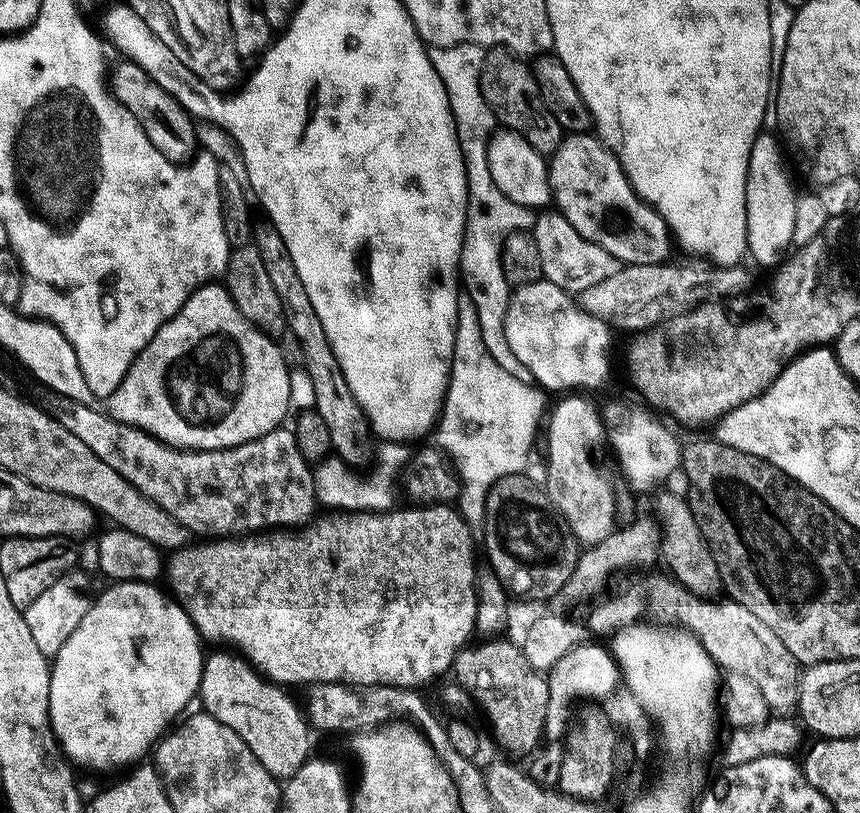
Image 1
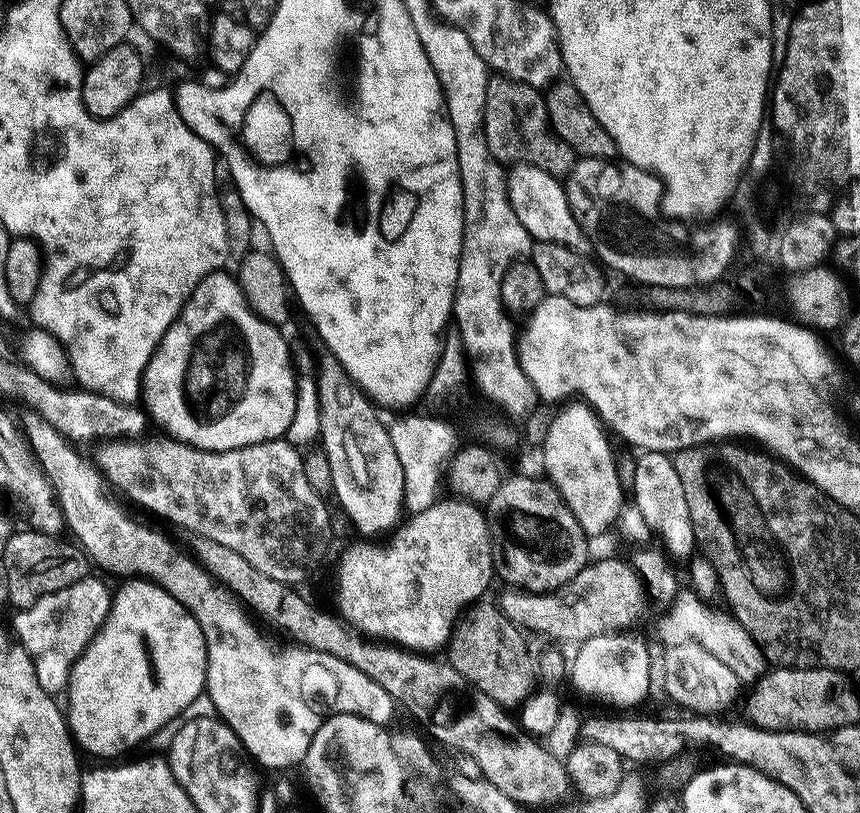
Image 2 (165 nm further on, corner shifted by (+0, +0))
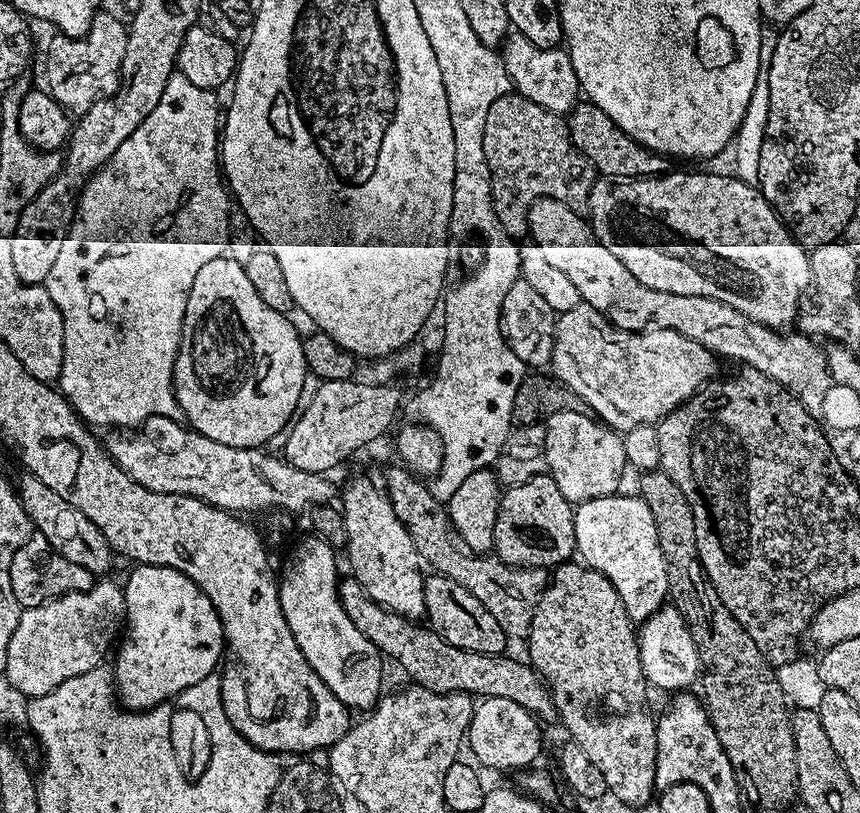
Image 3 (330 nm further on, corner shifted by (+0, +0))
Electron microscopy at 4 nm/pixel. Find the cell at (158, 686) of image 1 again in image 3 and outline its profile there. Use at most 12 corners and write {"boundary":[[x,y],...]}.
{"boundary":[[136,564],[114,663],[125,709],[168,704],[217,671],[210,598]]}

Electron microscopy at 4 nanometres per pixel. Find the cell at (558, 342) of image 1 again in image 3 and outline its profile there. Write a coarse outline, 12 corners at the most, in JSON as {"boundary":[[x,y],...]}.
{"boundary":[[556,317],[550,372],[623,434],[713,379],[710,349]]}

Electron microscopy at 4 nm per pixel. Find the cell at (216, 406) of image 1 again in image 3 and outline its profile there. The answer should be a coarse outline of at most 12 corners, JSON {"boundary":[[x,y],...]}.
{"boundary":[[206,262],[172,371],[183,419],[259,448],[293,423],[302,336]]}

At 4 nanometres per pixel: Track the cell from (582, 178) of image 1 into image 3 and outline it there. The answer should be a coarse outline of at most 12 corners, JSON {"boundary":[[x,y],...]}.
{"boundary":[[732,174],[598,178],[596,240],[650,290],[787,329],[808,252]]}

